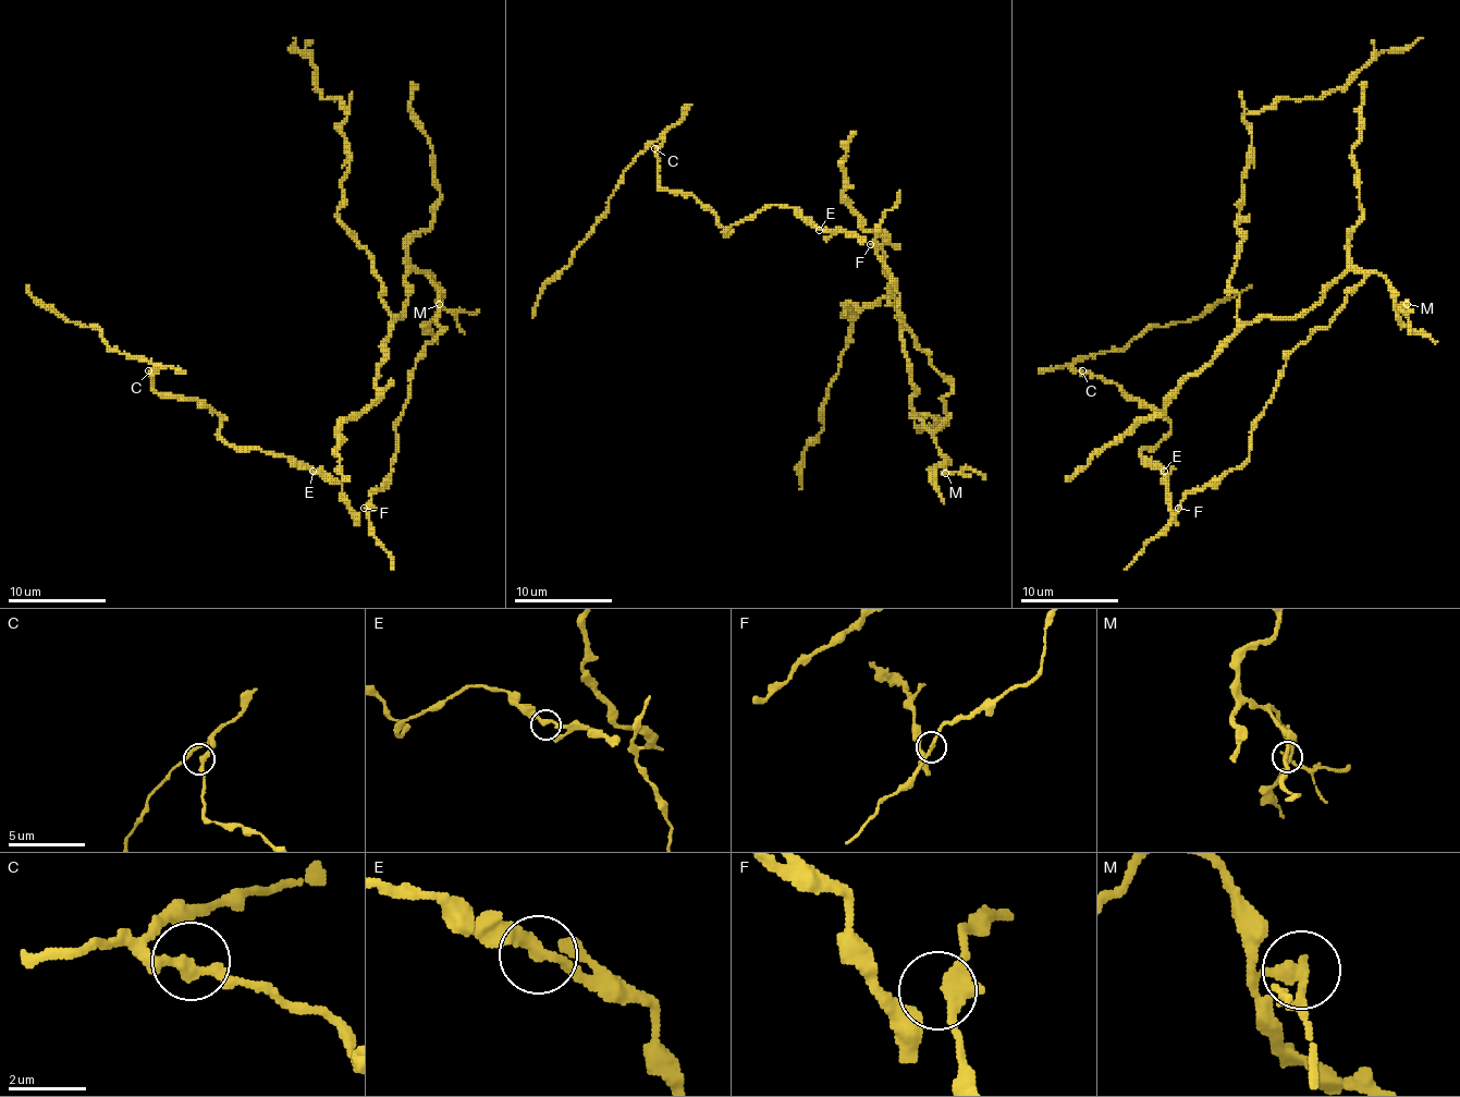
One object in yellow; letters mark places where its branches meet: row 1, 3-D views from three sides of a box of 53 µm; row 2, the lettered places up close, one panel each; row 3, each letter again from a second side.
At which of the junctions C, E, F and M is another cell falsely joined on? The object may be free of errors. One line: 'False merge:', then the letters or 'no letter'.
False merge: M

